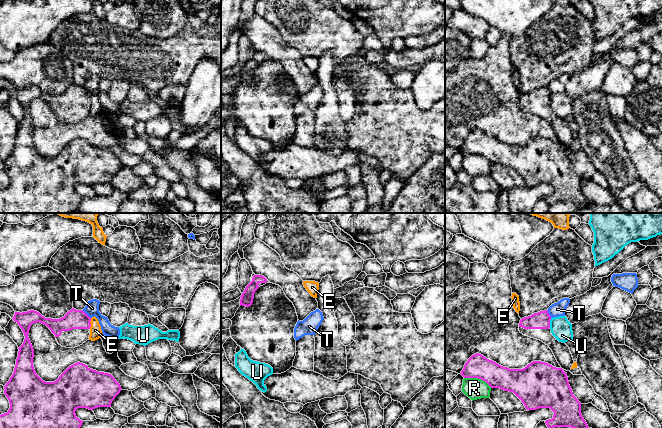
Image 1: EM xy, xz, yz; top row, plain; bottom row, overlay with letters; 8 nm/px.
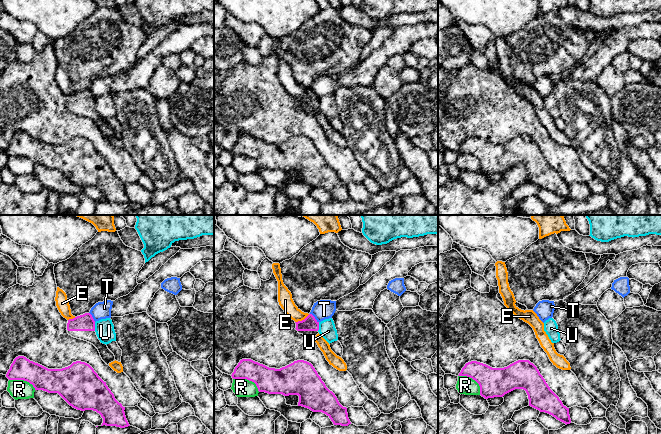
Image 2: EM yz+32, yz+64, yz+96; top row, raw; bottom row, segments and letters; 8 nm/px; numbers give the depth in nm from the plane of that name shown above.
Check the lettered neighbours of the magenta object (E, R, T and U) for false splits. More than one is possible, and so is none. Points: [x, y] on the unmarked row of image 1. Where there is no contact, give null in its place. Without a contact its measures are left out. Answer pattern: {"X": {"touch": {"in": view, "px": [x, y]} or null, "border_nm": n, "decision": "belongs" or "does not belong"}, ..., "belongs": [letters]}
{"E": {"touch": {"in": "xy", "px": [90, 99]}, "border_nm": 90, "decision": "does not belong"}, "R": {"touch": {"in": "yz", "px": [478, 154]}, "border_nm": 240, "decision": "does not belong"}, "T": {"touch": {"in": "xy", "px": [86, 90]}, "border_nm": 100, "decision": "does not belong"}, "U": {"touch": {"in": "yz", "px": [549, 99]}, "border_nm": 80, "decision": "does not belong"}, "belongs": []}

